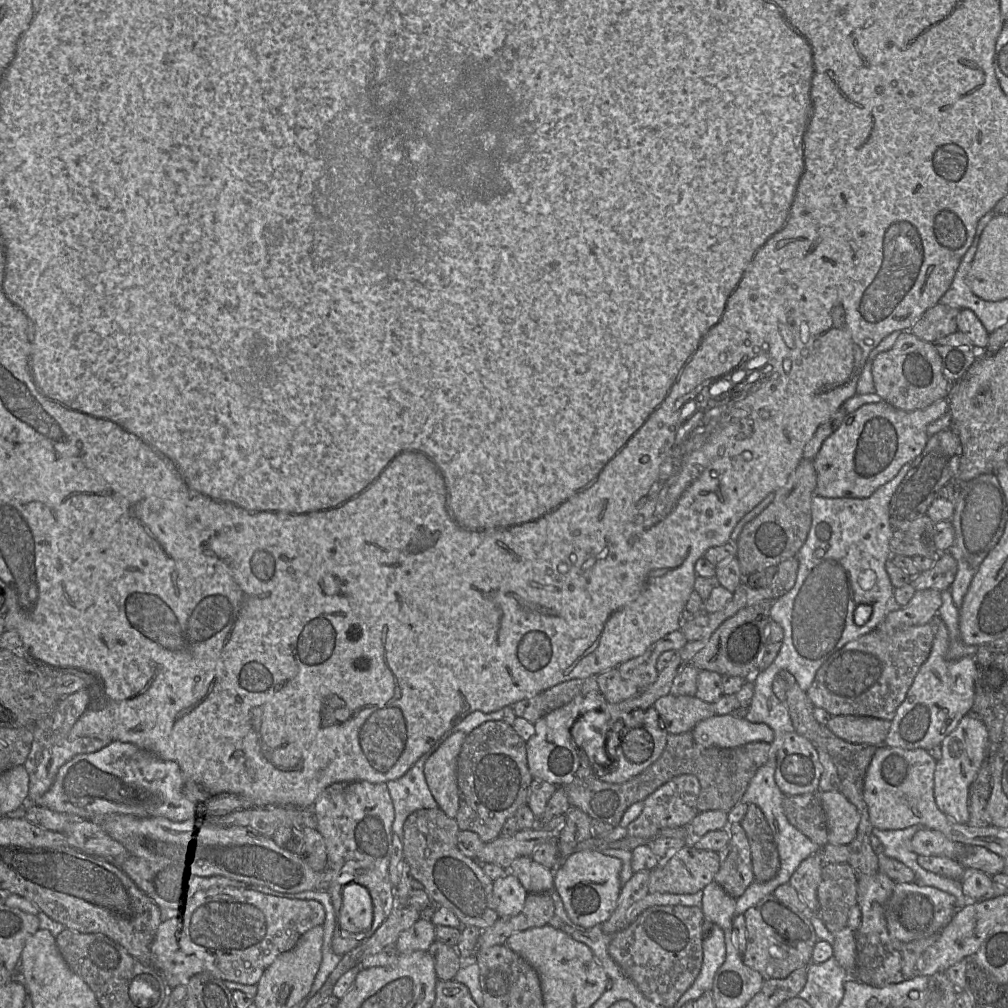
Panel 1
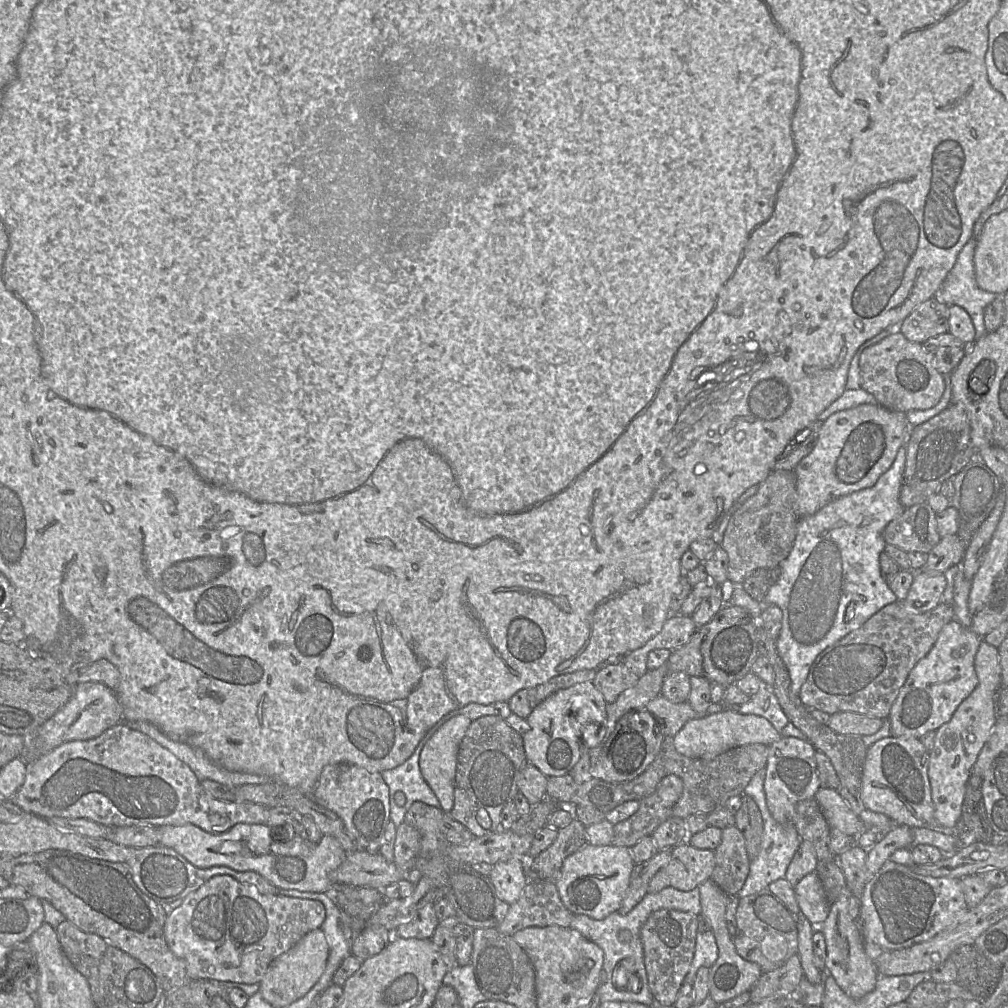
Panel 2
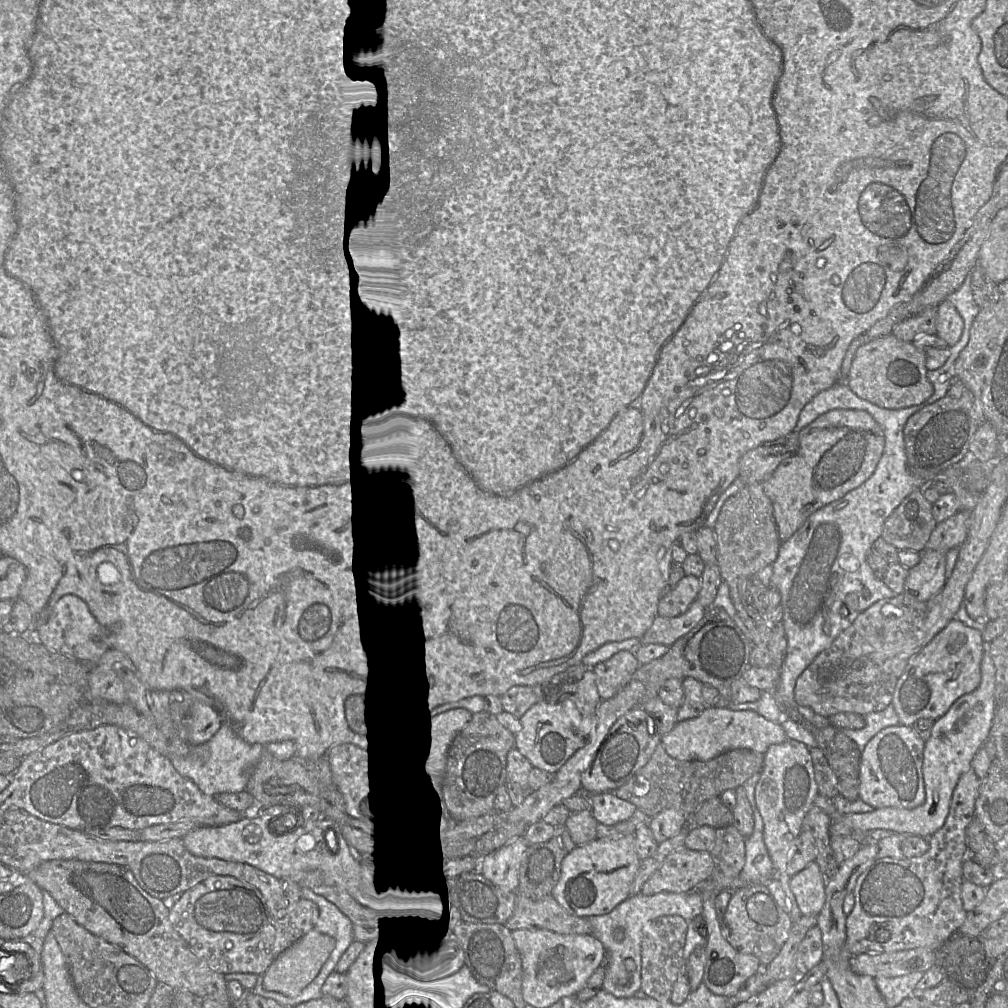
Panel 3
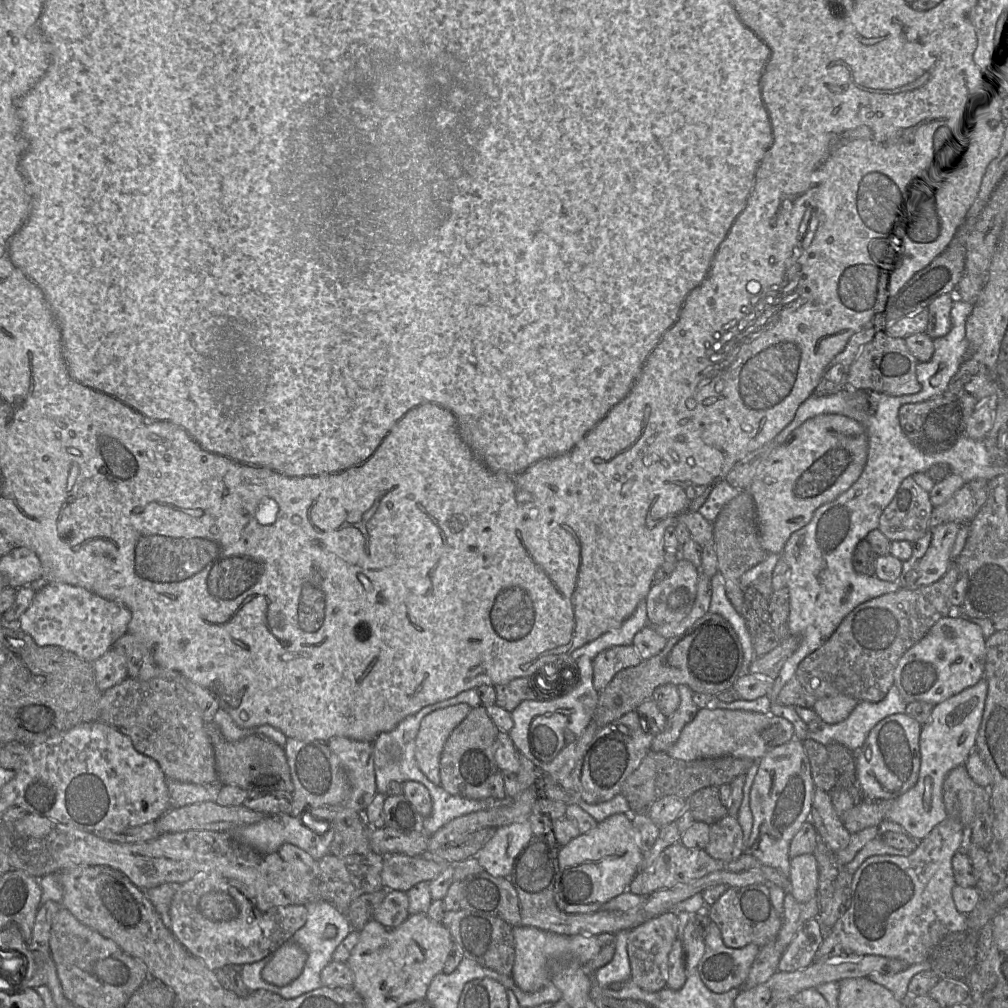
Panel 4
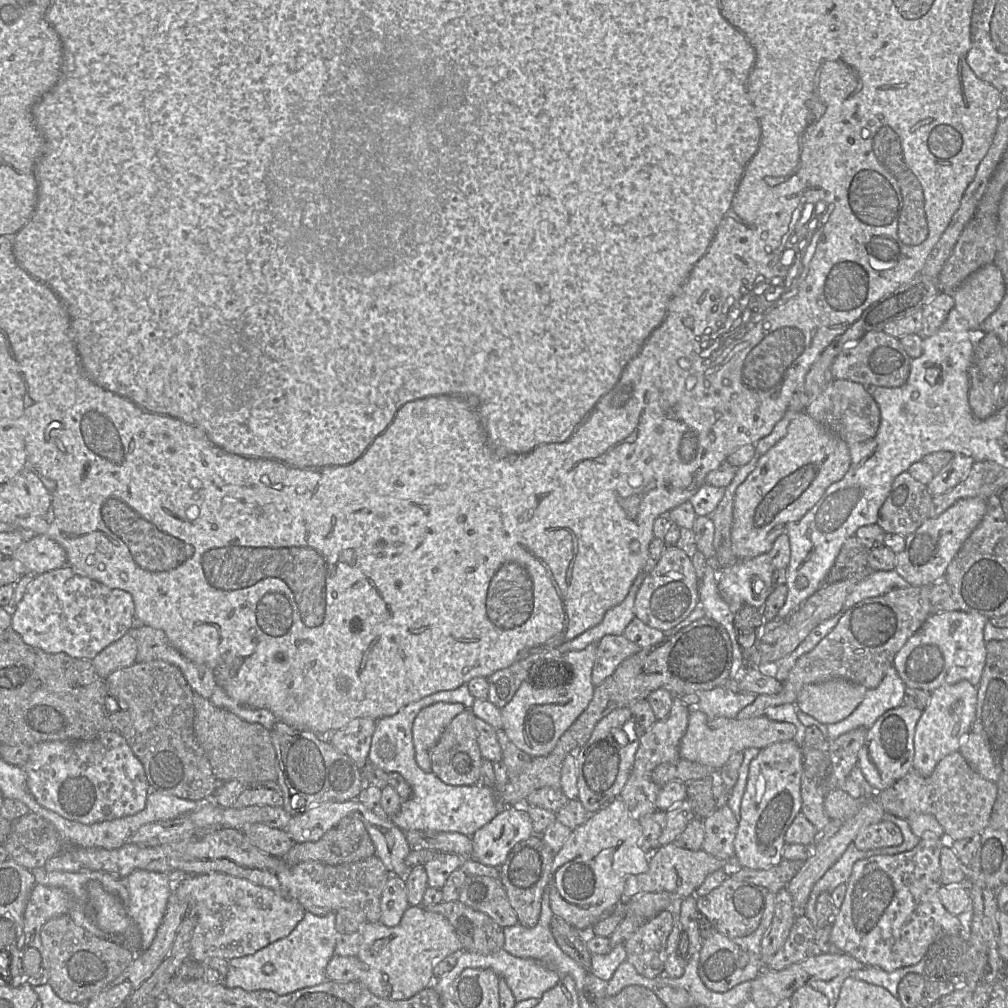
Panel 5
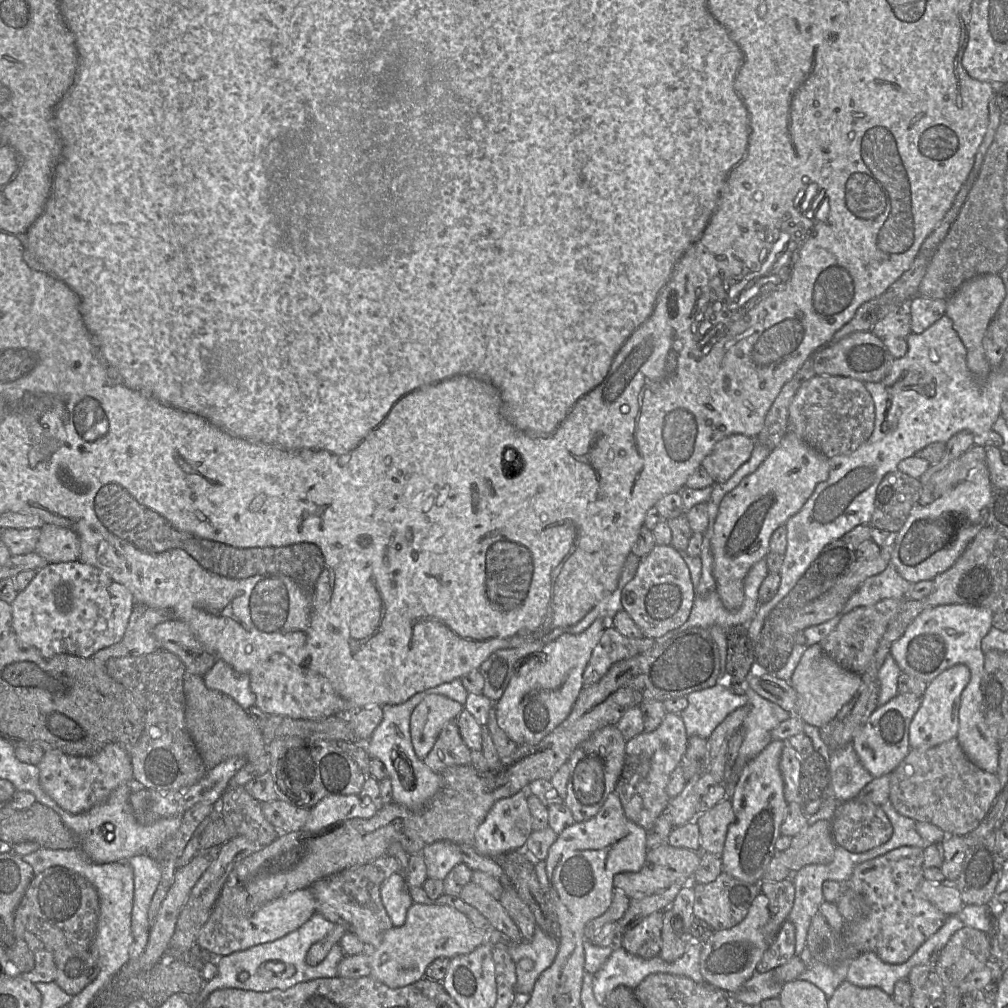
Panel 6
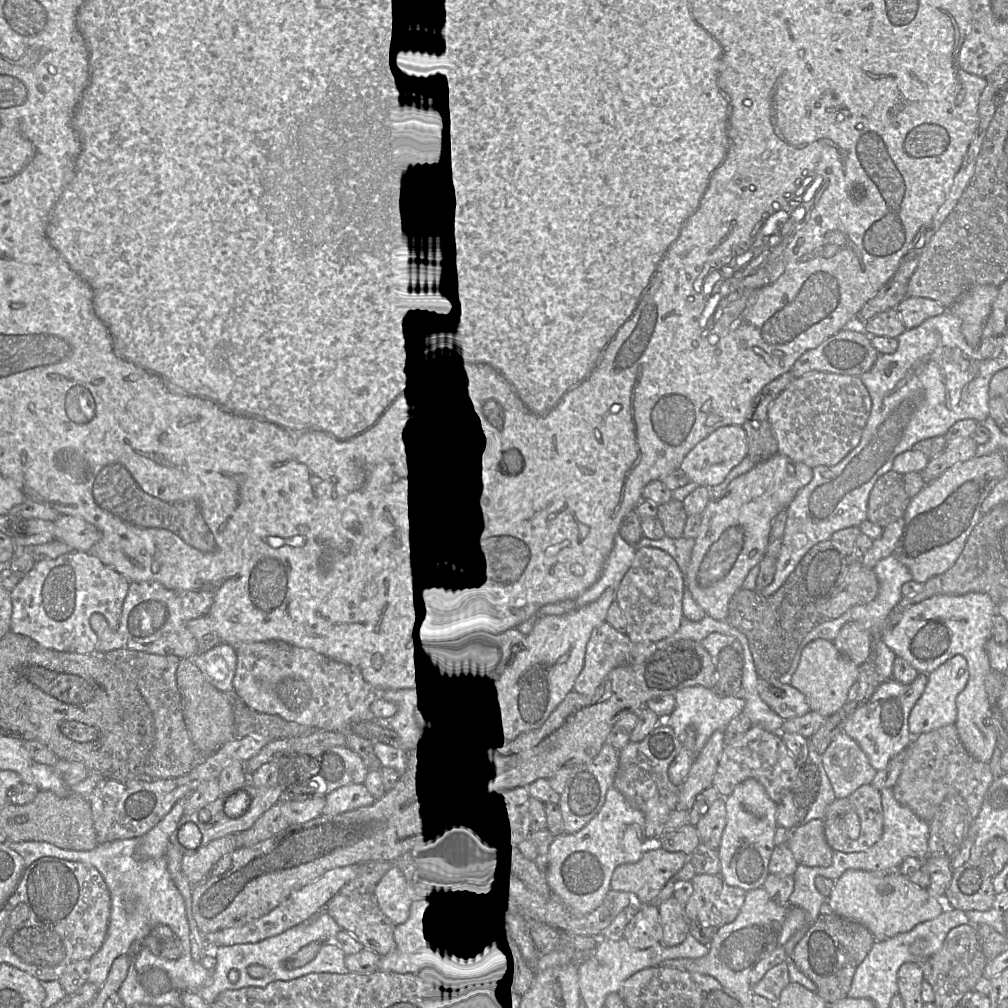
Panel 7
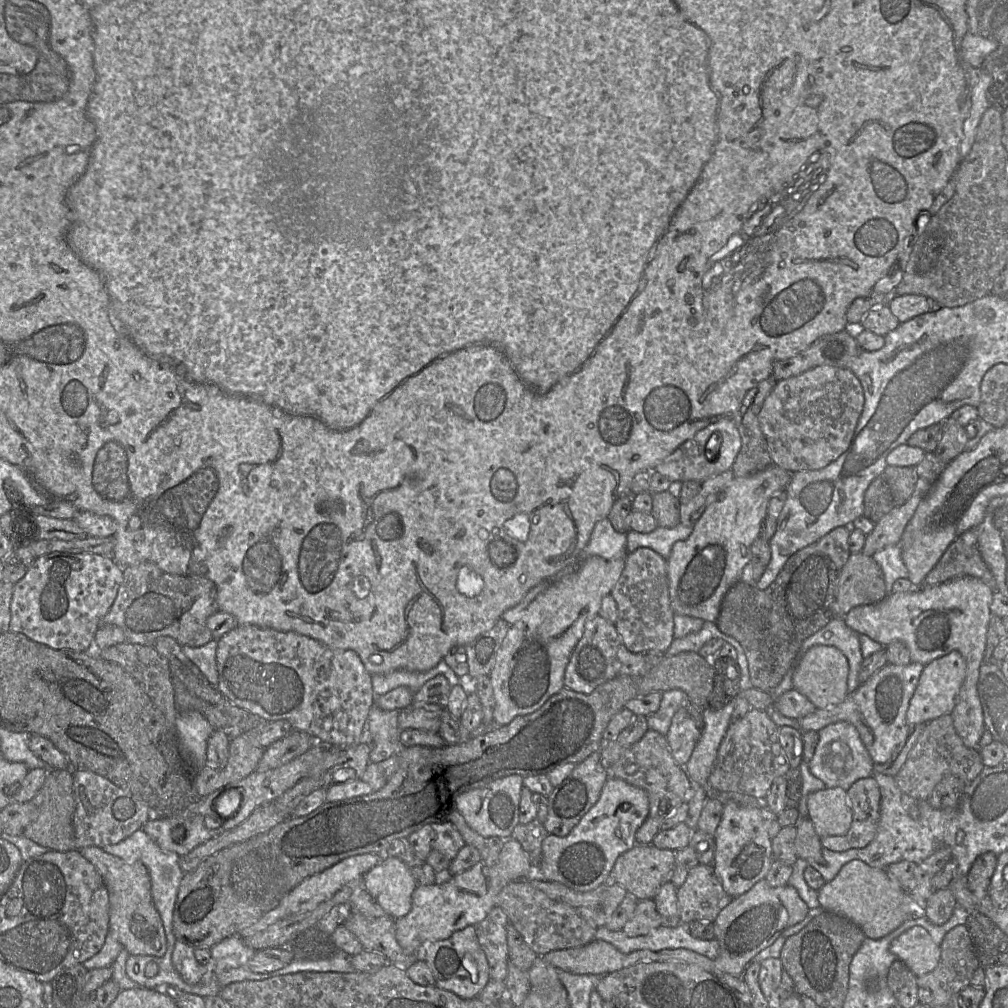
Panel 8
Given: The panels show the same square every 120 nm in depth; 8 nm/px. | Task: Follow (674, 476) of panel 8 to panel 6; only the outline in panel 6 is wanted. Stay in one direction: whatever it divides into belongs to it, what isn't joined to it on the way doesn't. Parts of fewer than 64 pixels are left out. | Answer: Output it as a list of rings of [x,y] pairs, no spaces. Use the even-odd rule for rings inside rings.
[[[733,434],[719,441],[704,458],[701,467],[715,483],[727,481],[750,457],[755,439],[743,434]]]

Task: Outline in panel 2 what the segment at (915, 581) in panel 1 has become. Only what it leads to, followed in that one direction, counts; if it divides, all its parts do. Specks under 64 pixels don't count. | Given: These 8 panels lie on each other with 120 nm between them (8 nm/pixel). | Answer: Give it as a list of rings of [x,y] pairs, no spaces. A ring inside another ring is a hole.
[[[957,534],[942,537],[927,554],[927,562],[919,571],[945,573],[962,561],[966,546],[967,543]]]

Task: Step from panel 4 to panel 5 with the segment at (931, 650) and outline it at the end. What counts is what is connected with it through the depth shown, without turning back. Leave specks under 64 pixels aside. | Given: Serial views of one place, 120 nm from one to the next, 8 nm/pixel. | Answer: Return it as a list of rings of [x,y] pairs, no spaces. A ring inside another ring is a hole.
[[[964,611],[933,612],[921,628],[907,640],[894,658],[893,665],[906,687],[923,689],[932,693],[943,685],[955,684],[961,680],[967,680],[977,687],[986,663],[984,627],[988,621],[989,618],[979,613]]]

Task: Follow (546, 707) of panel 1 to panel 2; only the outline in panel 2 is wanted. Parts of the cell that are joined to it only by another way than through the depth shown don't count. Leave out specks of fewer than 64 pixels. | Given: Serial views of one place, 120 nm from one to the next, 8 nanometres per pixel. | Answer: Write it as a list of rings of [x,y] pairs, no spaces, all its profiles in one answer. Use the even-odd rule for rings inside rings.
[[[585,669],[556,676],[546,683],[525,688],[515,693],[508,701],[511,711],[527,719],[536,706],[561,689],[595,679],[597,669]]]

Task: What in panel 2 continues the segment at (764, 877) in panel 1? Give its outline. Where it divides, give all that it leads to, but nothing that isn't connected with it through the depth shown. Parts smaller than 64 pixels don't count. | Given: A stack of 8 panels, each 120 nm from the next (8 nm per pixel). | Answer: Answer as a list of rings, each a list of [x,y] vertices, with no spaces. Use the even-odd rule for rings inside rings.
[[[743,794],[742,805],[735,816],[735,825],[745,837],[746,849],[751,860],[761,849],[764,829],[761,811],[752,797]]]

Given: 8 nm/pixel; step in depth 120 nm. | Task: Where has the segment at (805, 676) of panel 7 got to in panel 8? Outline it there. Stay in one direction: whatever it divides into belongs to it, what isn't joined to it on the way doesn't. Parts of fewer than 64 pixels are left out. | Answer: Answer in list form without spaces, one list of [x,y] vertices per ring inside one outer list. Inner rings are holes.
[[[814,645],[805,654],[795,672],[793,687],[806,696],[817,709],[842,703],[848,696],[849,664],[845,655],[834,646]]]

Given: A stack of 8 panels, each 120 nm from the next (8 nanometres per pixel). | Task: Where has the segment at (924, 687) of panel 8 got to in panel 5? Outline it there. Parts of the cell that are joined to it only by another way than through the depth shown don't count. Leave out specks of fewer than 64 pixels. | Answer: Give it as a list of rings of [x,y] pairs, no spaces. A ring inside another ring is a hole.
[[[967,680],[943,685],[931,693],[931,698],[922,711],[914,734],[913,770],[927,777],[947,755],[959,751],[963,738],[971,731],[976,716],[977,687]]]

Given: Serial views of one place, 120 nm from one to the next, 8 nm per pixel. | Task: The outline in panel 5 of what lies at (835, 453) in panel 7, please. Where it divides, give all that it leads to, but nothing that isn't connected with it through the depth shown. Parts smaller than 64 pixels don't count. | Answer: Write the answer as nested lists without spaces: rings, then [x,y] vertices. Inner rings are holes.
[[[834,379],[805,407],[805,412],[848,445],[873,438],[880,423],[880,410],[875,400],[862,384],[850,380]]]

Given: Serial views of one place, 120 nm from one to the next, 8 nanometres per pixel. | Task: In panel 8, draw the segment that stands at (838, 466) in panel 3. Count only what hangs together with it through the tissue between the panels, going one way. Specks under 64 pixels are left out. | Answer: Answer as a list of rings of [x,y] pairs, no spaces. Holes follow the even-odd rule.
[[[774,464],[762,471],[733,480],[707,504],[700,518],[693,525],[693,531],[685,540],[674,543],[667,560],[670,604],[675,615],[688,615],[704,621],[715,622],[720,612],[721,601],[729,588],[738,581],[744,566],[751,561],[751,545],[761,535],[761,525],[768,515],[770,499],[786,489],[792,473]]]

